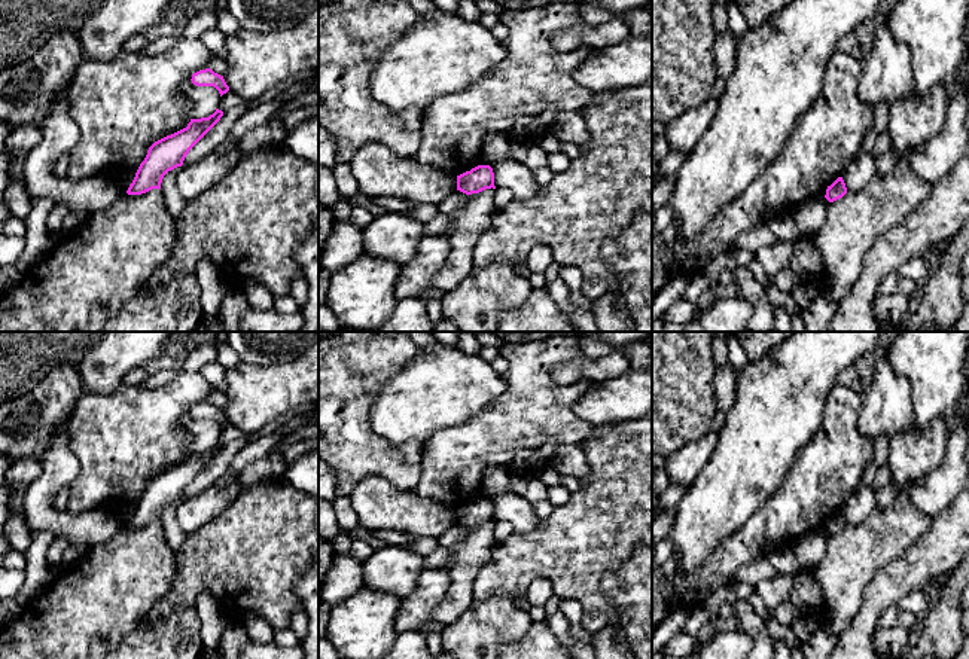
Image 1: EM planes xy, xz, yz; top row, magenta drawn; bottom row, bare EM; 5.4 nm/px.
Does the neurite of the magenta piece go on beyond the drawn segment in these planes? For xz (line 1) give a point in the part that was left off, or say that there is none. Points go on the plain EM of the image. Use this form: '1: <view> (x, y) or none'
1: none

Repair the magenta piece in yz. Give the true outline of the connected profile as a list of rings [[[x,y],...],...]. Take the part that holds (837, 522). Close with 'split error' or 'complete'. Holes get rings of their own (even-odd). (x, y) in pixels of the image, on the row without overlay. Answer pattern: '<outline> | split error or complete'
[[[838,510],[831,519],[828,519],[825,531],[829,536],[834,536],[834,534],[842,531],[845,527],[847,527],[845,516],[844,516],[842,510]]] | complete

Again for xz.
[[[478,498],[457,509],[457,524],[466,528],[479,527],[491,521],[496,522],[494,506],[490,498]]] | complete

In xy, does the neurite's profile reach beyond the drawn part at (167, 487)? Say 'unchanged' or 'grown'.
unchanged

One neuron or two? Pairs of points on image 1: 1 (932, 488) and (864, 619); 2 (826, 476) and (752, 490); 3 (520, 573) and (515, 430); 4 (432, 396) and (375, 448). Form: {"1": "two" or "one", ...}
{"1": "two", "2": "two", "3": "two", "4": "two"}

